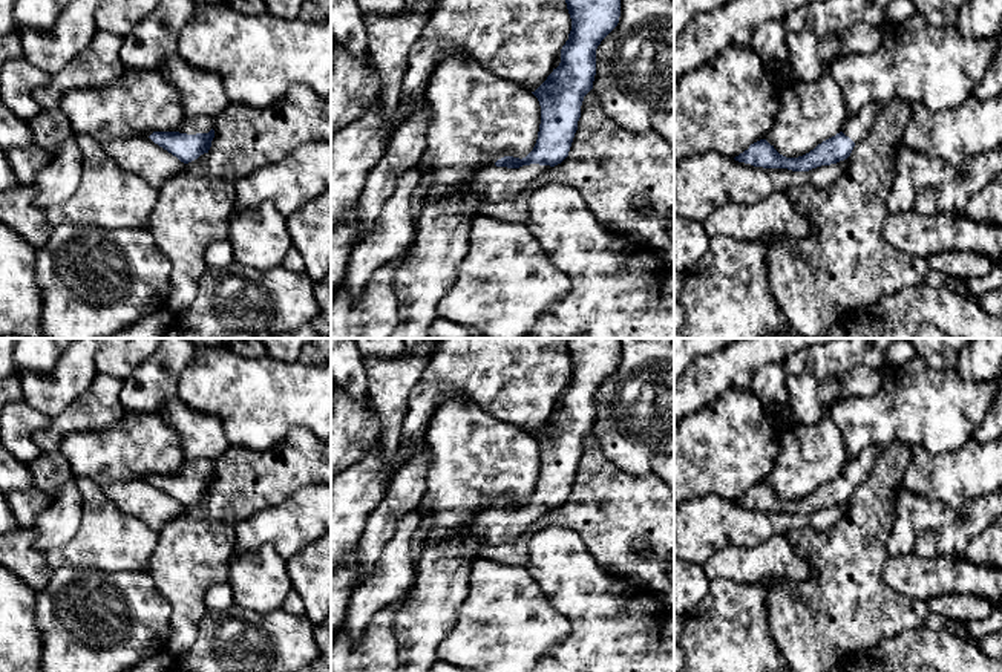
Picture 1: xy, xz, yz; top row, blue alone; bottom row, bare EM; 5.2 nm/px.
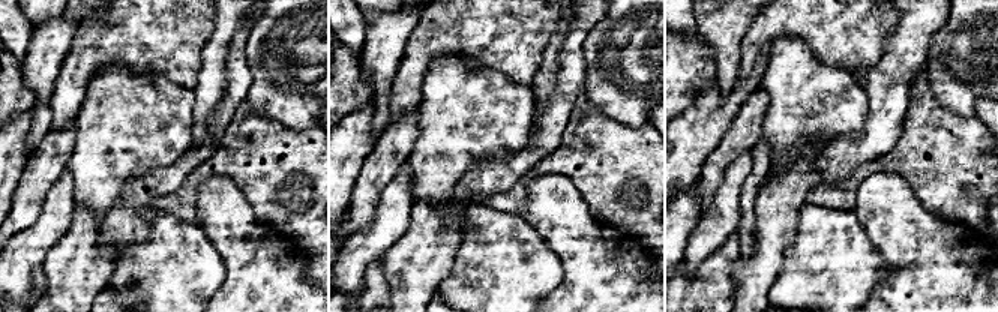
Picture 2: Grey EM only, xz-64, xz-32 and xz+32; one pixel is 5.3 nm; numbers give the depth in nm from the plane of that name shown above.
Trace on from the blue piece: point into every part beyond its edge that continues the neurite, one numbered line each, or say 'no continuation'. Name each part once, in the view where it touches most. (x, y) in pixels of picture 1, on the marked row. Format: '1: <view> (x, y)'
1: xz (495, 184)

